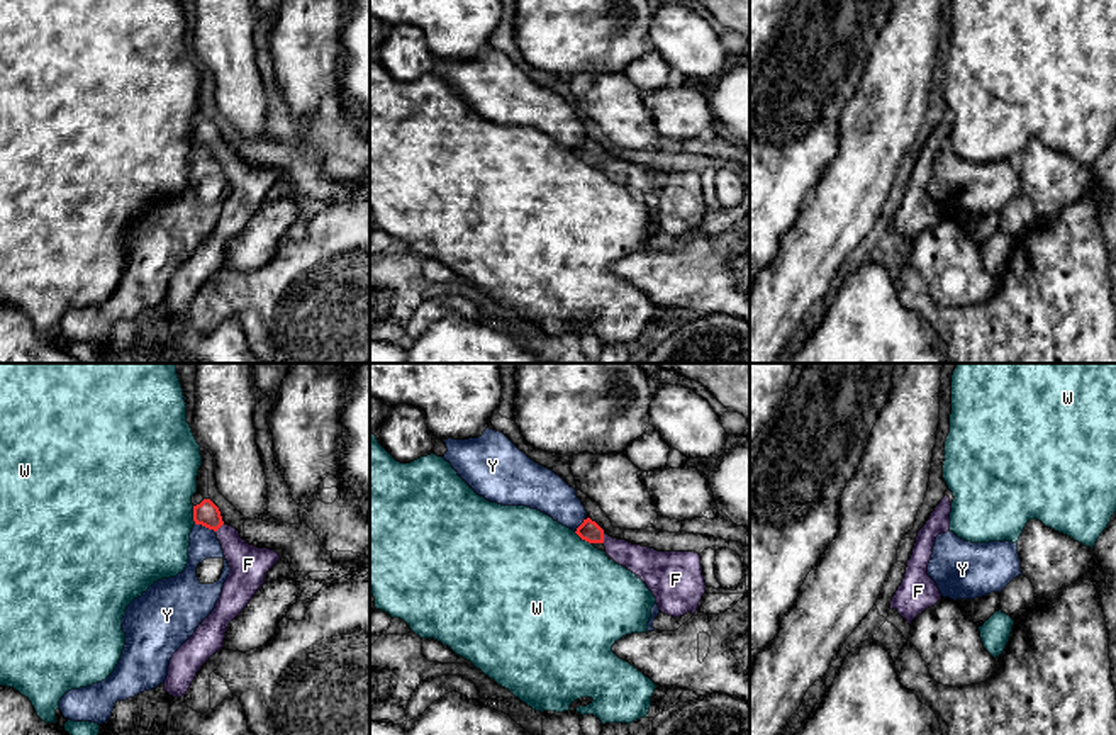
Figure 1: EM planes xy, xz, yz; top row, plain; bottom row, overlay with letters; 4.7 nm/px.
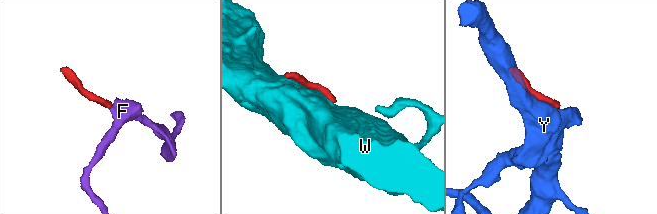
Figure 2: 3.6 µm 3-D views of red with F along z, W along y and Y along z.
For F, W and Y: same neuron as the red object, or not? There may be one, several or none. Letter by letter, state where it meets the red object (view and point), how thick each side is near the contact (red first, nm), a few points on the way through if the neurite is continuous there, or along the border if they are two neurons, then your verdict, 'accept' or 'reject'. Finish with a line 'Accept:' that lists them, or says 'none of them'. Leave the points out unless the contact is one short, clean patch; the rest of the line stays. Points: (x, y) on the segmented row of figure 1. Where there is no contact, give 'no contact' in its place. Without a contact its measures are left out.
F: meets red in xz at (602, 538); 100 nm thick on the red side, 150 nm on the other; runs through xz (589, 530), (602, 538), (618, 550), (648, 564); accept
W: meets red in xy at (194, 515); 120 nm thick on the red side, 500 nm on the other; reject
Y: meets red in xy at (206, 527); 120 nm thick on the red side, 140 nm on the other; reject
Accept: F

